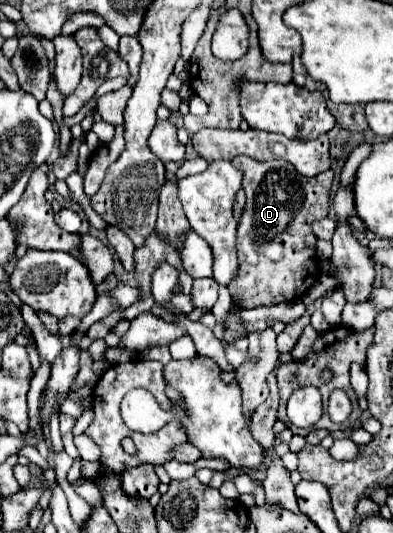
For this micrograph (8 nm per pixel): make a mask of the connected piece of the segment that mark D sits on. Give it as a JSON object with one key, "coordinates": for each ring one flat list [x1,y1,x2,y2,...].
{"coordinates":[[238,155,232,163,244,171,246,205,238,221,238,273,228,285,230,293,242,297,244,309,302,299,320,277,314,261,316,235,312,233,312,223,330,211,334,173,324,171,308,179,288,161,270,159,260,163,248,155]]}

